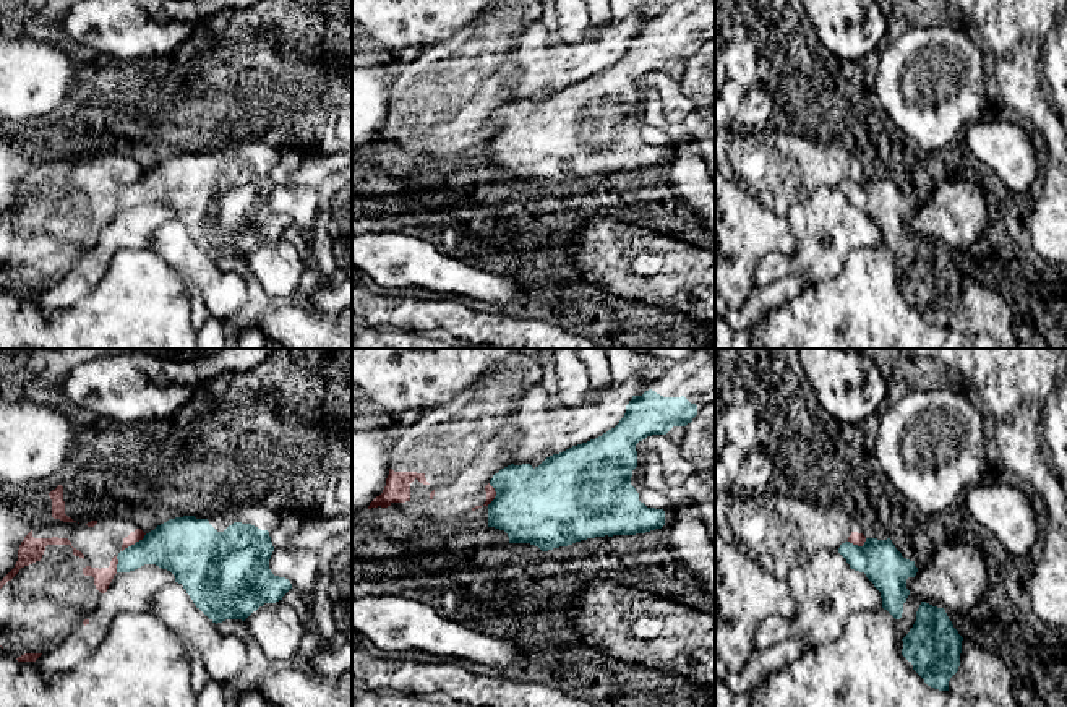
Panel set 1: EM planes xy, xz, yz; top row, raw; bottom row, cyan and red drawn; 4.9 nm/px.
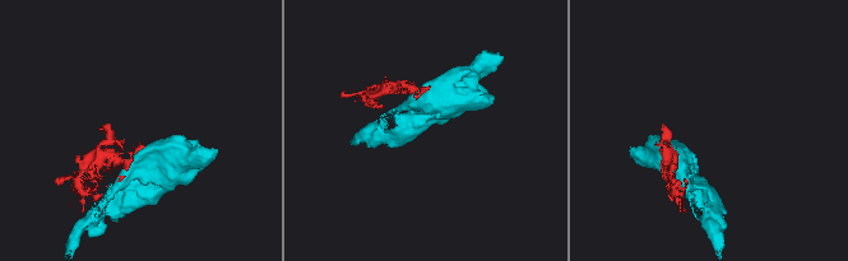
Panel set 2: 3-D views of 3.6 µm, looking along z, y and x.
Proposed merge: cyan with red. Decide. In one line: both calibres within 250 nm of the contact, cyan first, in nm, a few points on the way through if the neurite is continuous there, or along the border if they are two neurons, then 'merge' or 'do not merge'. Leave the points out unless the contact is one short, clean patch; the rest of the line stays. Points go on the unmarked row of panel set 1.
280 nm thick on the cyan side, 60 nm on the other; border along xy (146, 171), (122, 188); do not merge

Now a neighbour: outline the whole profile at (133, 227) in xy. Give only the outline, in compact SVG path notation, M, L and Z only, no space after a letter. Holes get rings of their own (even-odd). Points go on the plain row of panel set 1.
M144 201L130 209L117 209L105 229L109 250L136 248L152 251L152 235L172 219L175 219L175 212L156 201Z

